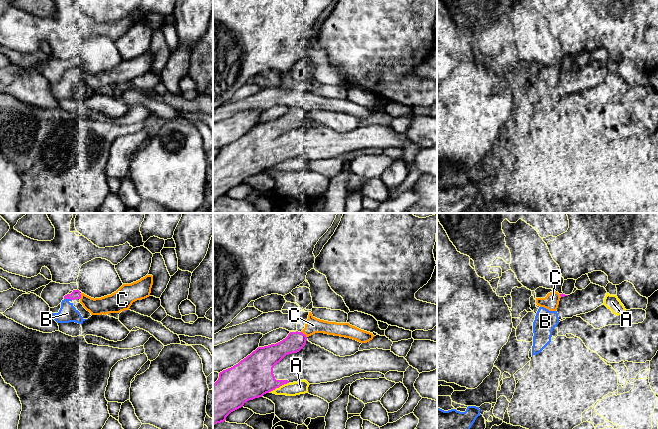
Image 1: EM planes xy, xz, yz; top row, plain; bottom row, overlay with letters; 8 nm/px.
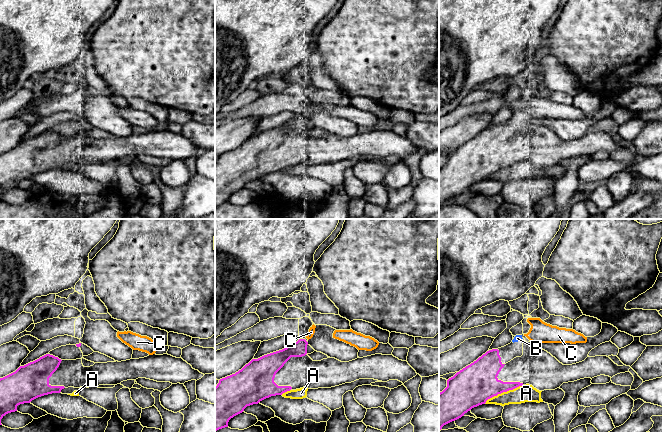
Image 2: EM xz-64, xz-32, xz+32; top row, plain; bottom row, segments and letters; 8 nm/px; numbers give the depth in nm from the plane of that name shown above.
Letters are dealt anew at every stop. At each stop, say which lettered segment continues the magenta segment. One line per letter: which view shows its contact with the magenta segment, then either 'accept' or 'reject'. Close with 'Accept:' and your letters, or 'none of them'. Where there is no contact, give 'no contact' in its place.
A: meets magenta in xz; reject
B: meets magenta in xy; accept
C: meets magenta in xz; reject
Accept: B

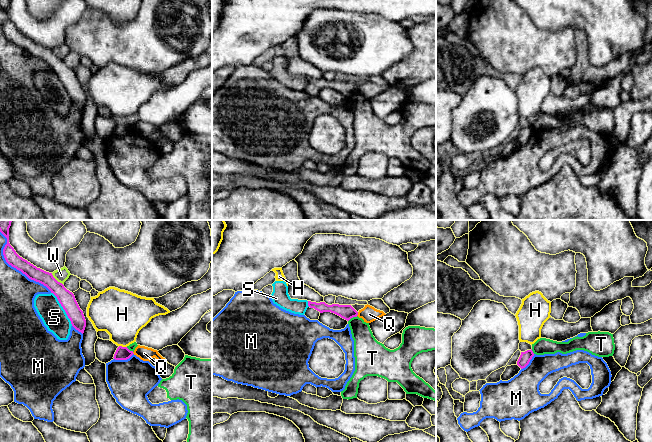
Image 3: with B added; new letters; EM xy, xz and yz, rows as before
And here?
H: meets magenta in xy; reject
M: meets magenta in xy; reject
Q: meets magenta in xz; reject
S: meets magenta in xy; reject
T: meets magenta in xz; reject
W: meets magenta in xy; reject
Accept: none of them

